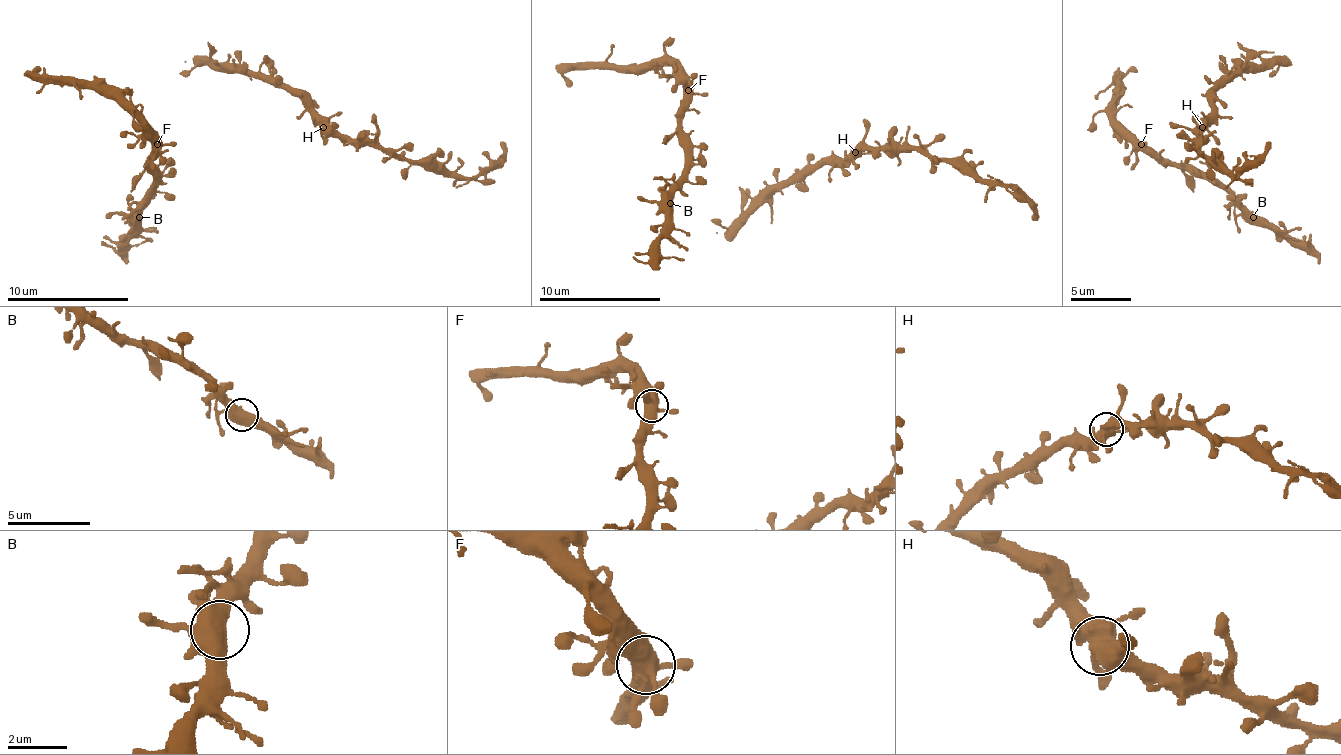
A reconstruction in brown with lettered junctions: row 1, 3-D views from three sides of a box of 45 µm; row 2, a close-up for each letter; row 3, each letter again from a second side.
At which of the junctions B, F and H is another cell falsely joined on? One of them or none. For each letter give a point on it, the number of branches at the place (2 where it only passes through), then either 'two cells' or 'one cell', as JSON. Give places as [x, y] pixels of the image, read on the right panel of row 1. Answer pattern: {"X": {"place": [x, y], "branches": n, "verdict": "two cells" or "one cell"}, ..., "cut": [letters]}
{"B": {"place": [1253, 217], "branches": 6, "verdict": "one cell"}, "F": {"place": [1141, 144], "branches": 5, "verdict": "one cell"}, "H": {"place": [1202, 127], "branches": 6, "verdict": "one cell"}, "cut": []}

